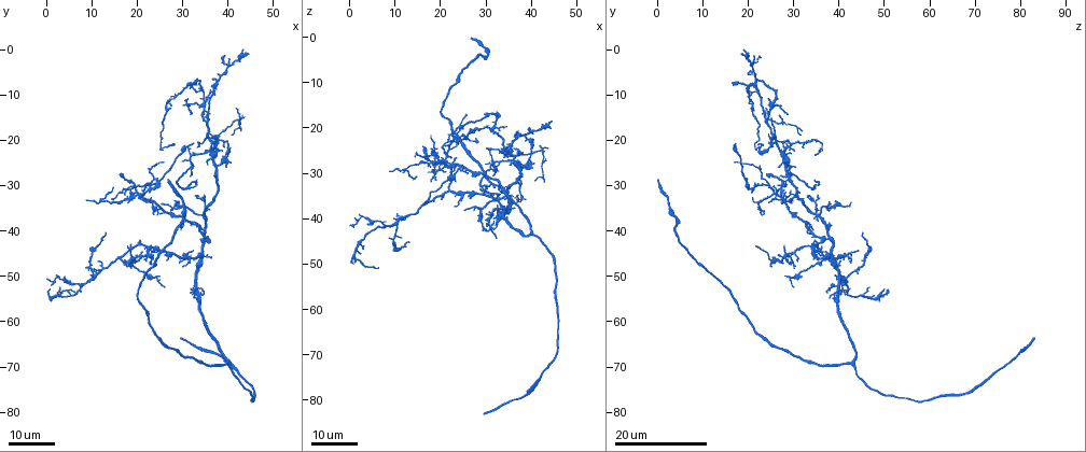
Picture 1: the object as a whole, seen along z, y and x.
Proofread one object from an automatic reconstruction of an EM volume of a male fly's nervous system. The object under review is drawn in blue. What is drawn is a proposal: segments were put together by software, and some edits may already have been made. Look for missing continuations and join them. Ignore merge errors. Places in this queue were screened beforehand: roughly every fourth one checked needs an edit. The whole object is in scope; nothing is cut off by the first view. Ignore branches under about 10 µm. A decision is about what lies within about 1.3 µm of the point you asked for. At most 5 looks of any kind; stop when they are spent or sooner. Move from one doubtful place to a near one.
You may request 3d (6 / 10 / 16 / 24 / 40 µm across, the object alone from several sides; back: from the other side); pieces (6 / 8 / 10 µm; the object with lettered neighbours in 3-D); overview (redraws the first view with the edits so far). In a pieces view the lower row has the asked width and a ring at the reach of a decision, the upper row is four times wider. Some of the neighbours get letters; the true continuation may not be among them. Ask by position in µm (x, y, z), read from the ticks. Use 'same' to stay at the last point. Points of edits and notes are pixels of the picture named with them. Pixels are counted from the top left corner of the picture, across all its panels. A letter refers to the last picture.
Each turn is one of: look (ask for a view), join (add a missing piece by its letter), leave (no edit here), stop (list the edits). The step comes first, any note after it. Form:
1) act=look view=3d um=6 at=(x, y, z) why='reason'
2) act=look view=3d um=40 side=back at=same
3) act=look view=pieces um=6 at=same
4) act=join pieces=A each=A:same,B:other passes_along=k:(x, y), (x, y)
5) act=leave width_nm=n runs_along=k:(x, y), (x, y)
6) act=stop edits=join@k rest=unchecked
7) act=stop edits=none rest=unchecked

act=look view=3d um=16 at=(27.0, 29.0, 0.5) why='end of a long branch'

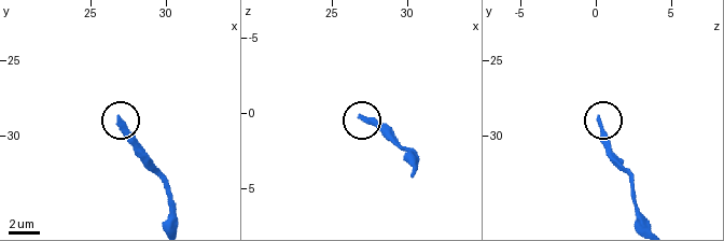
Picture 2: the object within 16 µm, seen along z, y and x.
act=look view=pieces um=10 at=(27.0, 29.0, 0.2) why='what lies round it'

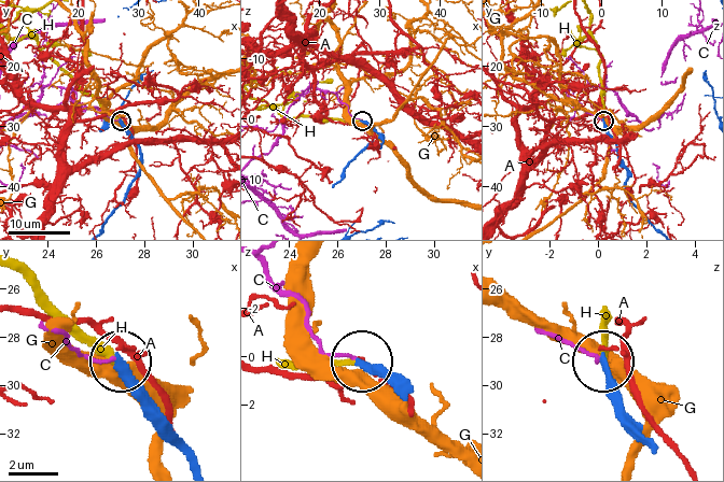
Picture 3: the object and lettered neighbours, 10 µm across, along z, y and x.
act=join pieces=H width_nm=260 each=A:other,C:other,G:other,H:same passes_along=3:(165, 425), (142, 384), (99, 353), (18, 273) found='it goes on there'

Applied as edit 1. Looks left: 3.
act=look view=overview

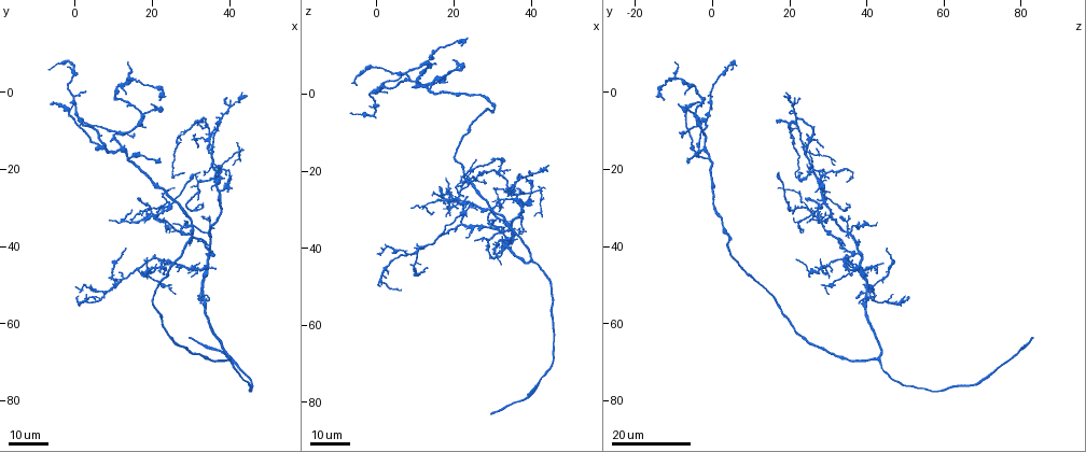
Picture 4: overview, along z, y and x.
act=look view=3d um=24 at=(31.0, 11.5, 25.0) why='branch stops here'

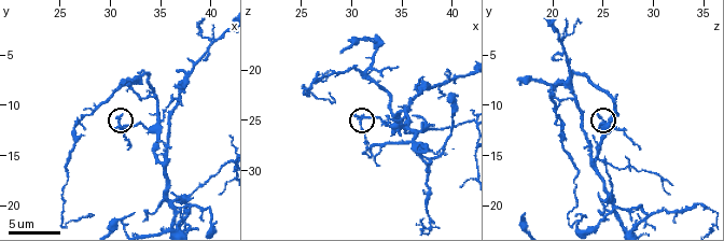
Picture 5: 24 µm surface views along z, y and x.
act=look view=pieces um=8 at=(31.0, 10.8, 24.6)

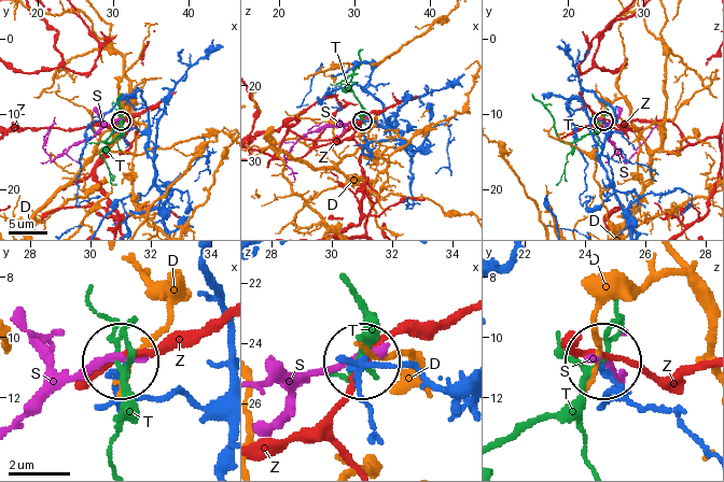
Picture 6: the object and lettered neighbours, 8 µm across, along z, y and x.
act=leave width_nm=150 each=D:other,S:other,T:other,Z:other found='none of them fits'

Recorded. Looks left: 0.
act=stop edits=join@3 rest=unchecked

